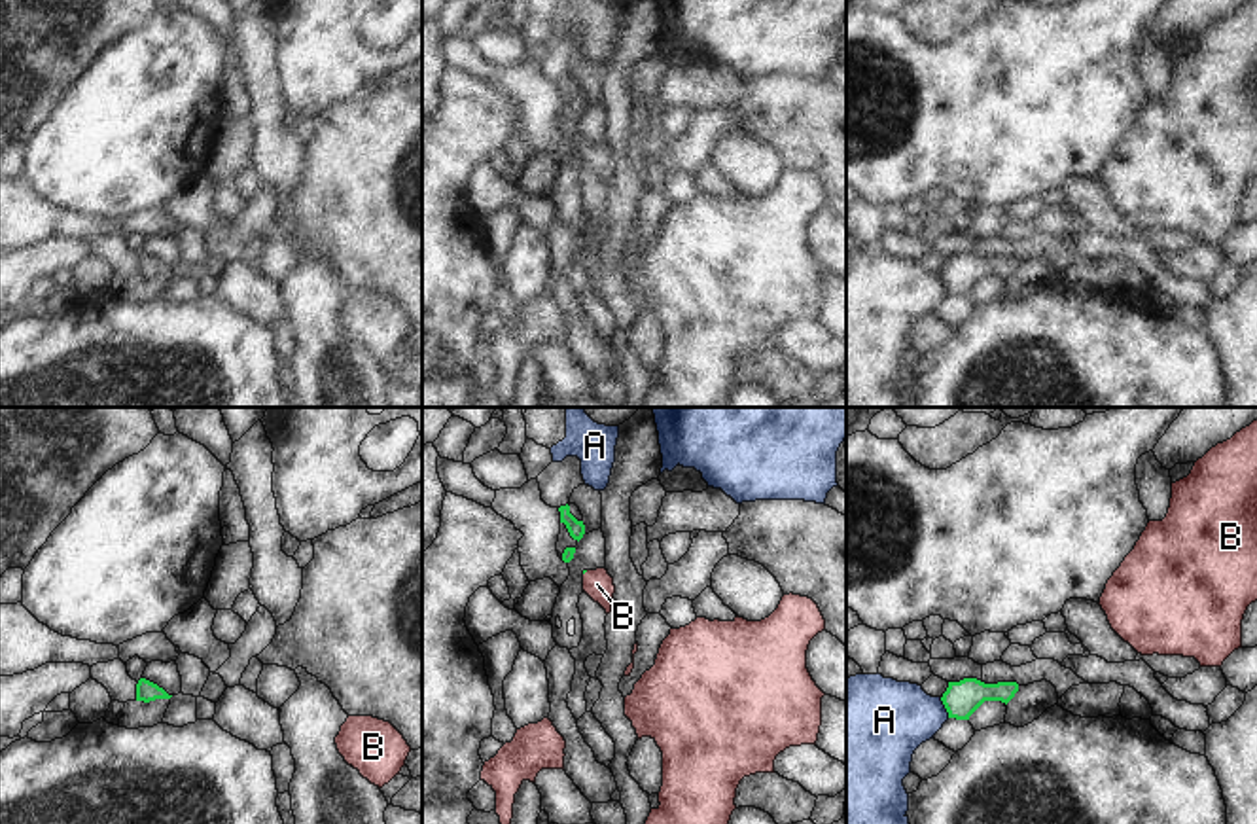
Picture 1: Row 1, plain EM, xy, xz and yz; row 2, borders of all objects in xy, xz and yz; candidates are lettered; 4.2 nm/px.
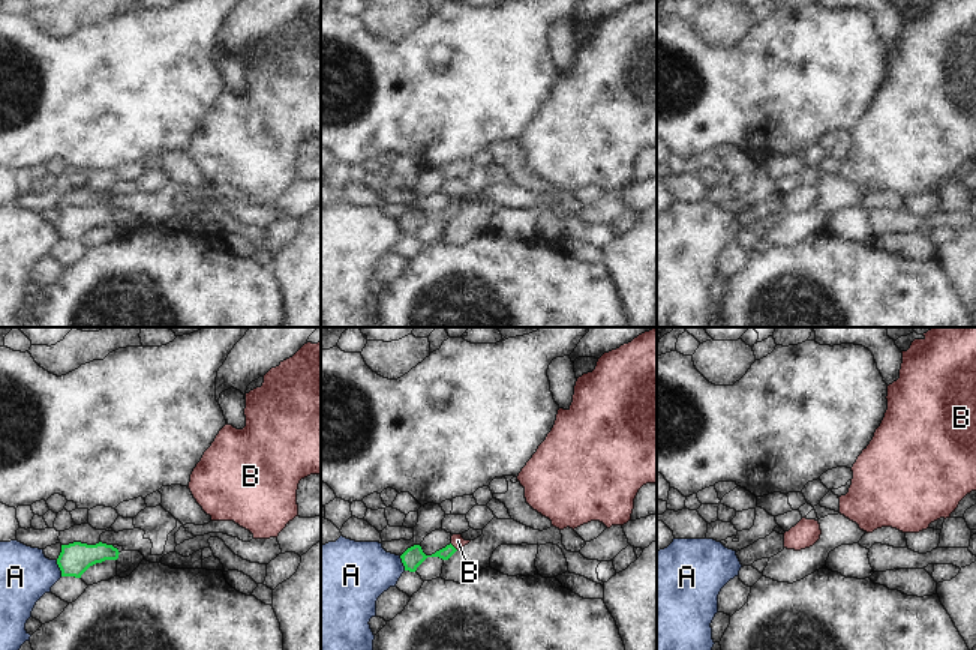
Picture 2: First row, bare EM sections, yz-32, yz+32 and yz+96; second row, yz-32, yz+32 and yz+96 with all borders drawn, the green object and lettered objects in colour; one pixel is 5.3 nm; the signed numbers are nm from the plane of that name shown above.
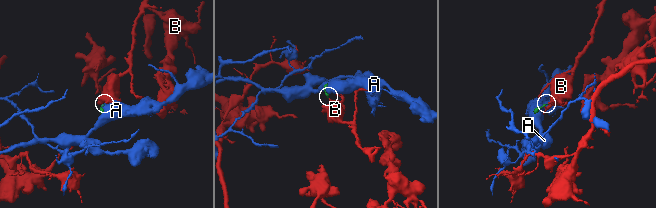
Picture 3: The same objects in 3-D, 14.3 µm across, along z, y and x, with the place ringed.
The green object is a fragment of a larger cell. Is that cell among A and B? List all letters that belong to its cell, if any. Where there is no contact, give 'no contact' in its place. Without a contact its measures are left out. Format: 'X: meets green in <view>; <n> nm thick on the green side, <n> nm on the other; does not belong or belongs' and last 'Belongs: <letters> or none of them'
A: meets green in yz; 150 nm thick on the green side, 340 nm on the other; does not belong
B: no contact; belongs
Belongs: B

